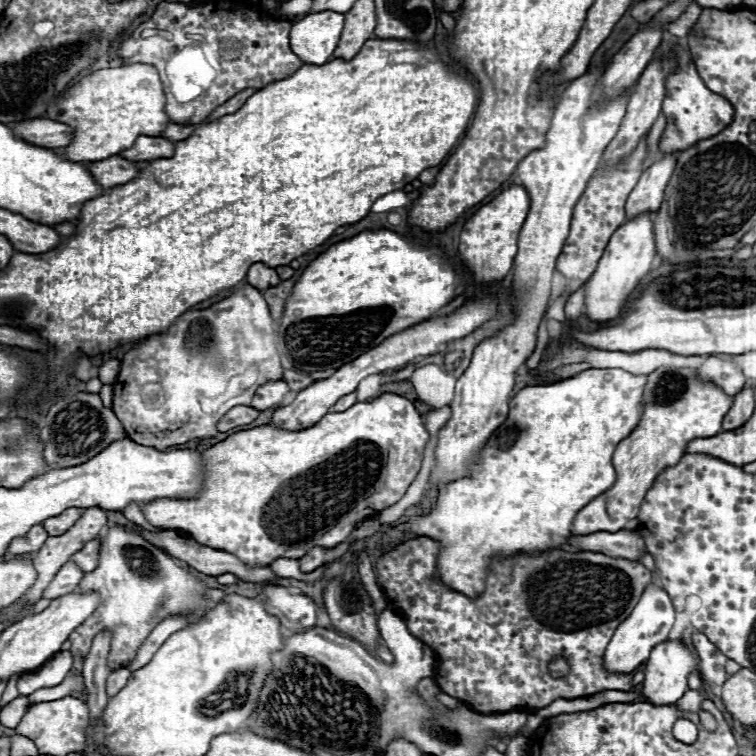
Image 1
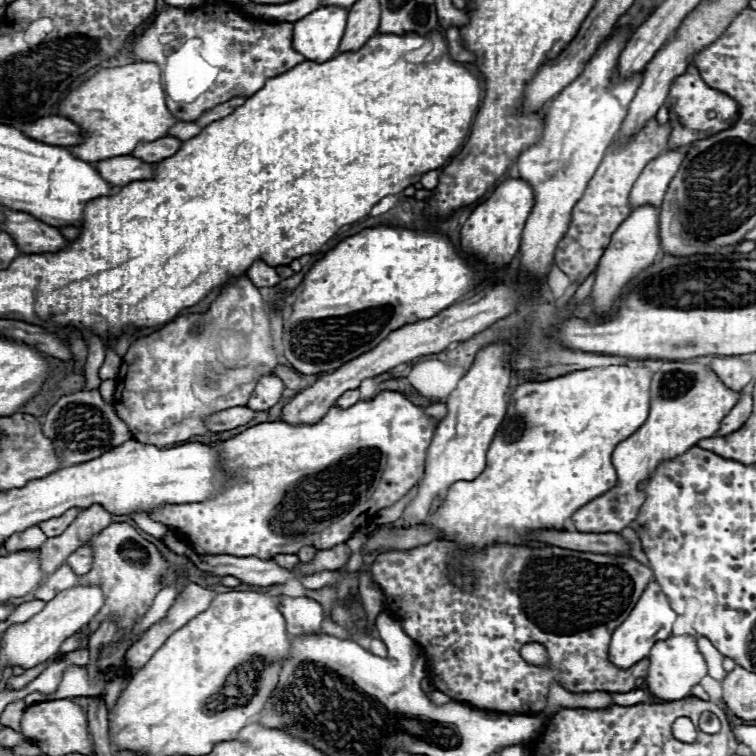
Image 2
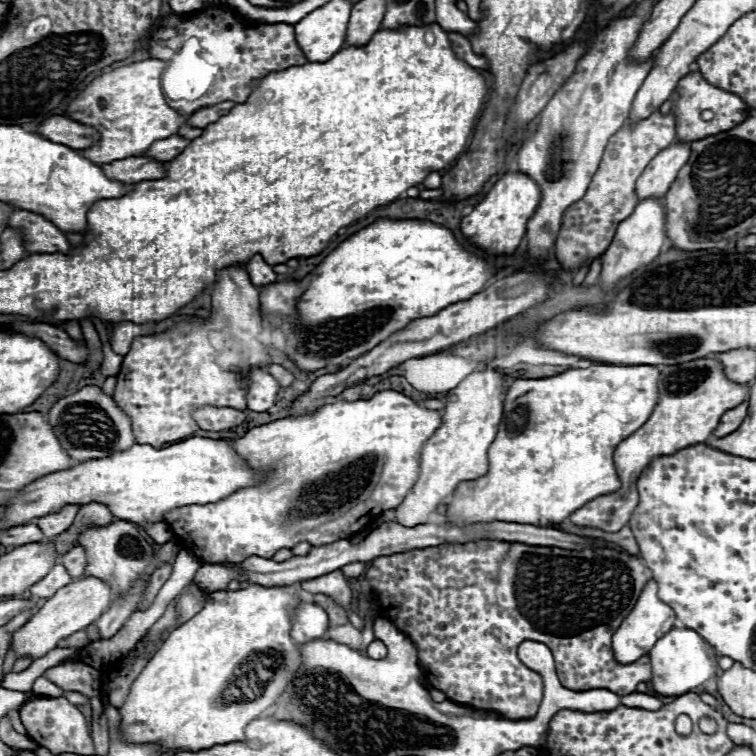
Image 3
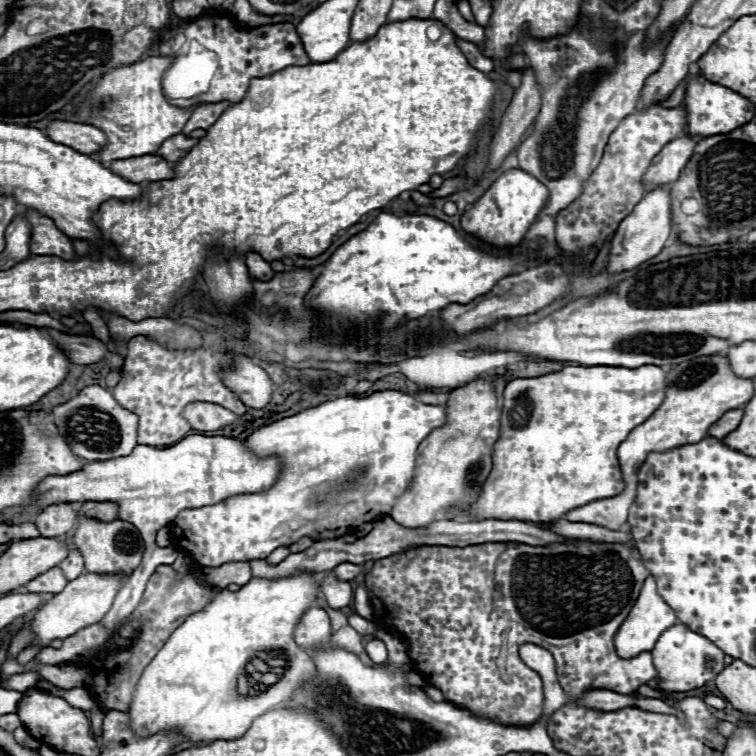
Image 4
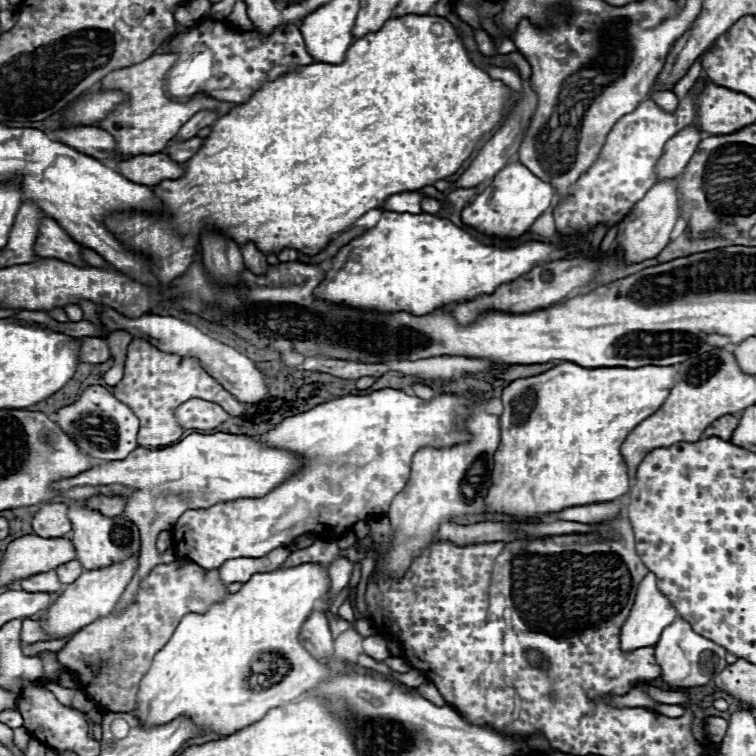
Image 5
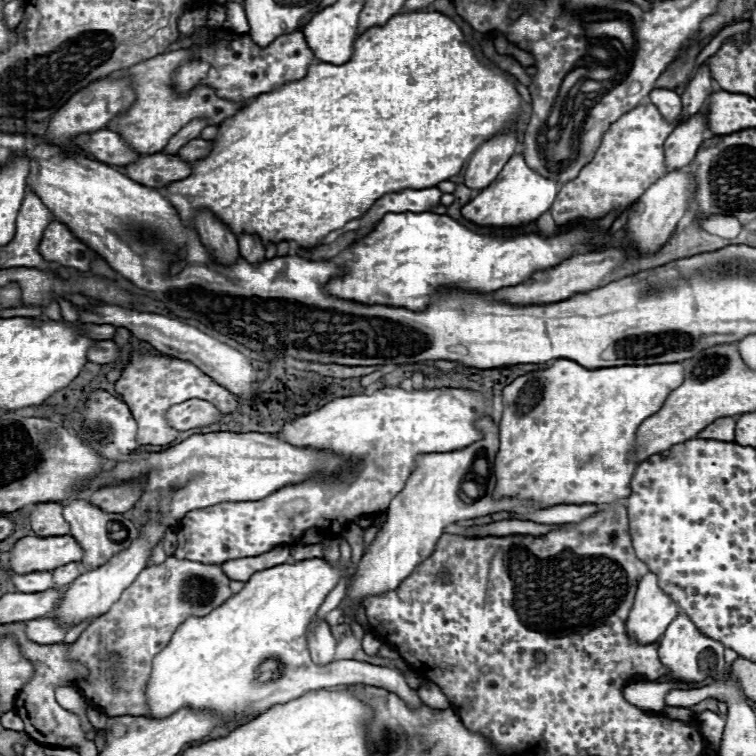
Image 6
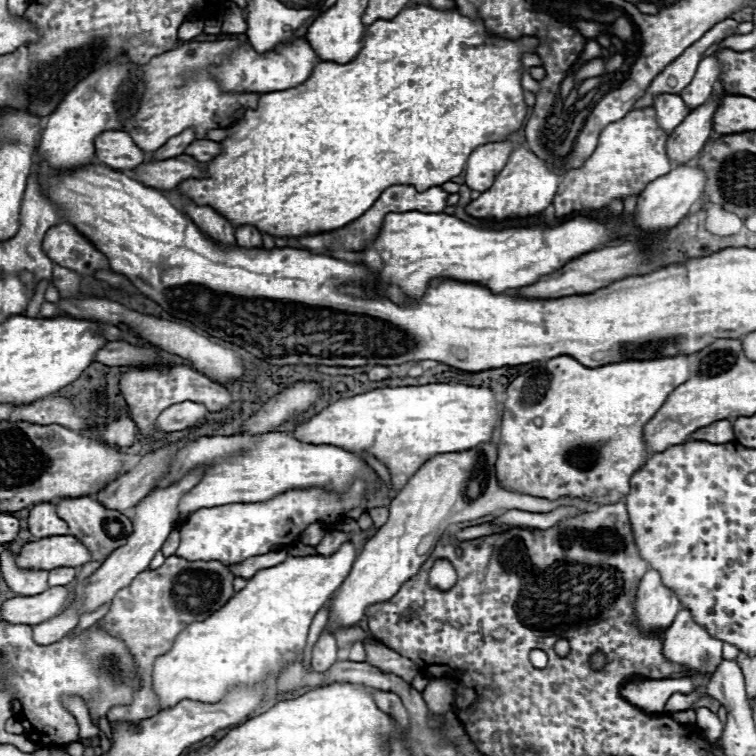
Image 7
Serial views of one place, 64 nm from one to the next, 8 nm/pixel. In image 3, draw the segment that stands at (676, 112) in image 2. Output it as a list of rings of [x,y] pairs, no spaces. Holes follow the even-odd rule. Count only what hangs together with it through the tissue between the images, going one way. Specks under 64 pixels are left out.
[[[690,72],[690,74],[686,74],[686,76],[678,82],[676,92],[672,94],[672,100],[674,100],[672,112],[676,114],[678,140],[686,140],[686,142],[702,140],[702,138],[706,138],[706,136],[714,136],[714,134],[732,130],[734,126],[738,126],[740,122],[744,122],[746,116],[748,116],[748,106],[744,104],[742,98],[738,98],[738,96],[732,94],[732,92],[726,92],[726,90],[720,90],[720,88],[708,84],[708,82],[702,78],[700,72]],[[704,110],[714,112],[714,118],[712,118],[712,120],[704,120],[704,118],[702,118],[702,112],[704,112]]]

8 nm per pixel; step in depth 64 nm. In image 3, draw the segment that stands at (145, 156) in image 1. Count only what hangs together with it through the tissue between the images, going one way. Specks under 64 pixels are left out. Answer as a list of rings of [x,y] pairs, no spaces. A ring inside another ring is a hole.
[[[170,136],[166,140],[158,140],[152,144],[152,148],[148,152],[144,152],[142,156],[154,156],[154,160],[162,160],[162,162],[170,162],[174,160],[186,146],[190,144],[190,140],[182,138],[182,136]]]

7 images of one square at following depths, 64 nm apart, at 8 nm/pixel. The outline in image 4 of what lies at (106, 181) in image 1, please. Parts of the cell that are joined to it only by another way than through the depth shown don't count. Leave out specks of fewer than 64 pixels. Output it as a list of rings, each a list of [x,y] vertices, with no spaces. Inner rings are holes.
[[[146,154],[126,160],[114,160],[110,170],[128,182],[146,184],[146,182],[158,182],[158,180],[170,180],[174,176],[174,164],[166,162],[162,156]]]

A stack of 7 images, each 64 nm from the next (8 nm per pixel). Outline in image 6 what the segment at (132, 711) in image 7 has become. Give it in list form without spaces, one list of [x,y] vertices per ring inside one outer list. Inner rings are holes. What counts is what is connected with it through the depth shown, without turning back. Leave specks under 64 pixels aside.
[[[170,556],[160,566],[144,568],[134,584],[122,592],[120,600],[106,614],[98,616],[70,648],[70,658],[82,660],[82,664],[90,668],[90,680],[82,688],[86,700],[102,706],[108,716],[150,716],[146,684],[152,670],[152,658],[168,646],[172,634],[186,618],[206,616],[230,596],[230,578],[218,564],[178,560]],[[106,652],[116,652],[120,656],[122,672],[118,690],[114,690],[110,680],[102,676],[102,654]]]

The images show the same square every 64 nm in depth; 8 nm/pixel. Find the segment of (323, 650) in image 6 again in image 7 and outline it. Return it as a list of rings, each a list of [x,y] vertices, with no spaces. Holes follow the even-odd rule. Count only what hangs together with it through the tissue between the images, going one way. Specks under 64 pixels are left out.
[[[324,630],[312,650],[312,670],[320,674],[326,672],[336,662],[336,650],[338,646],[336,646],[334,636],[328,630]]]

